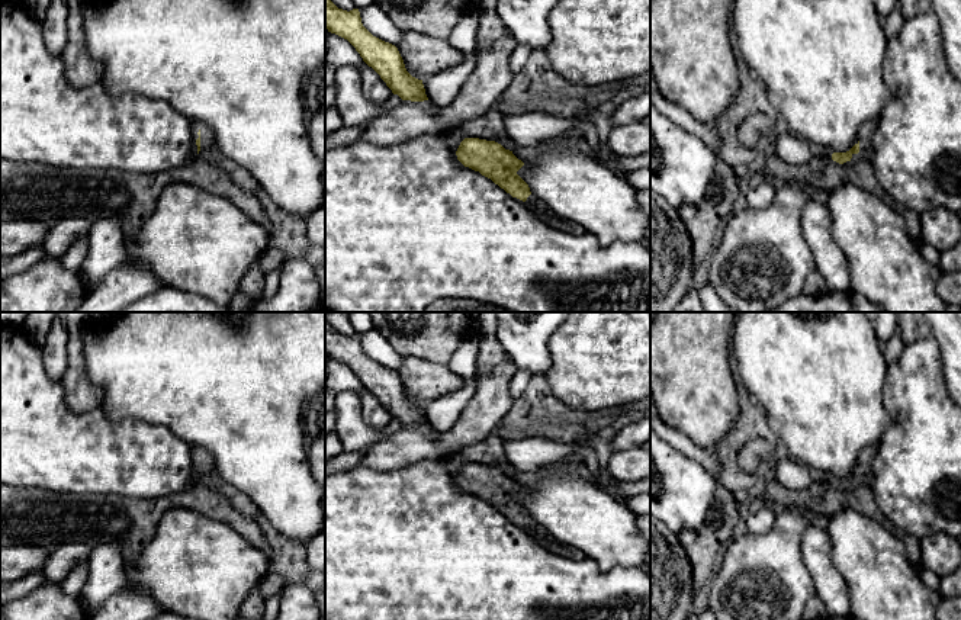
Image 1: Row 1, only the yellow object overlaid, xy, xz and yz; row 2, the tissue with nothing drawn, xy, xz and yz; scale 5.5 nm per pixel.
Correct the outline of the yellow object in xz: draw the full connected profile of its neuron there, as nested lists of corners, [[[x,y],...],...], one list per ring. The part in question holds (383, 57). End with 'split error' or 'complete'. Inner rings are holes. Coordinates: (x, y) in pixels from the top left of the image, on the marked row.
[[[325,0],[325,28],[328,32],[347,39],[393,94],[398,94],[402,100],[428,100],[422,80],[406,71],[395,45],[373,36],[363,26],[359,9],[347,12],[338,9],[331,0]]] | complete

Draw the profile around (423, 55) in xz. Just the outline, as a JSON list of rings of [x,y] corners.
[[[404,32],[404,38],[396,48],[406,71],[418,80],[457,65],[466,58],[466,55],[457,48],[453,48],[449,41],[424,36],[417,32]]]

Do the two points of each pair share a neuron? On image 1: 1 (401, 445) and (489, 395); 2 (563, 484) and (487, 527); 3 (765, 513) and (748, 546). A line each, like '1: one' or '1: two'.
1: one
2: two
3: two

